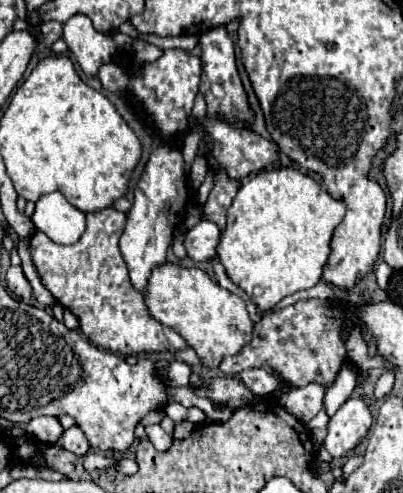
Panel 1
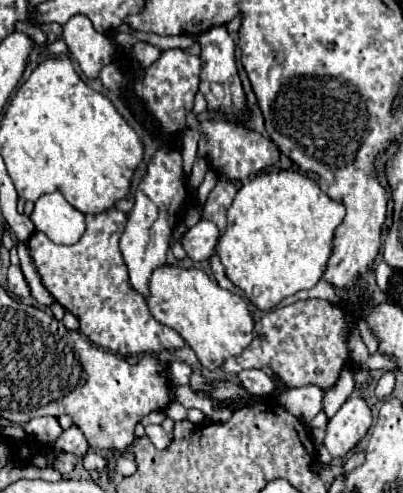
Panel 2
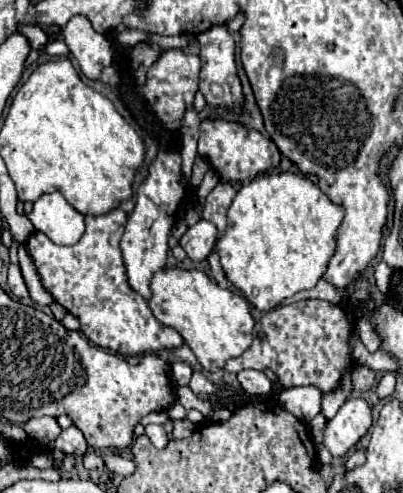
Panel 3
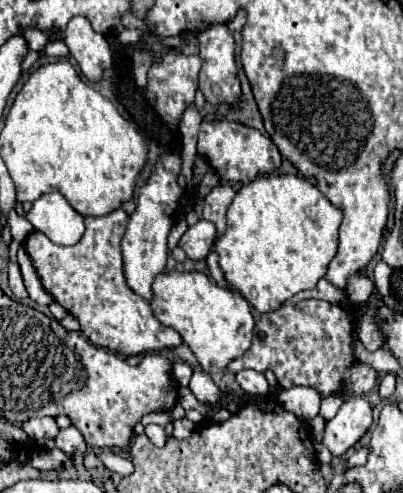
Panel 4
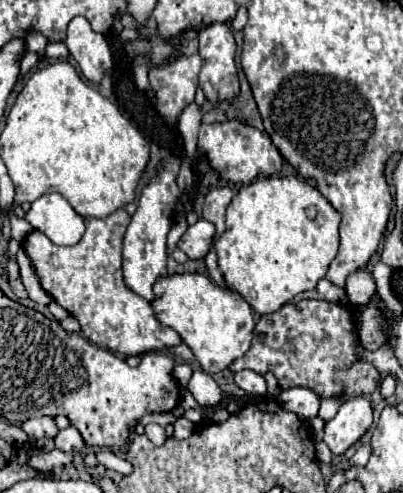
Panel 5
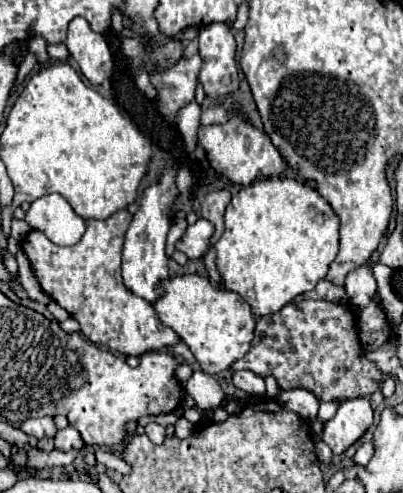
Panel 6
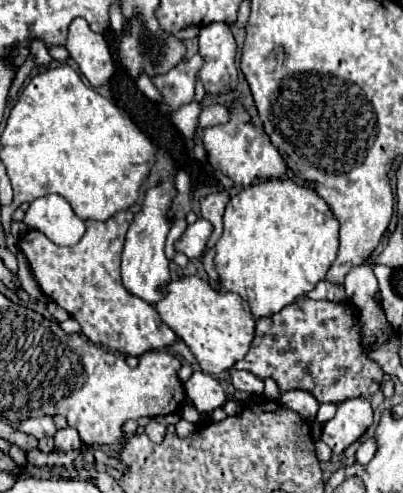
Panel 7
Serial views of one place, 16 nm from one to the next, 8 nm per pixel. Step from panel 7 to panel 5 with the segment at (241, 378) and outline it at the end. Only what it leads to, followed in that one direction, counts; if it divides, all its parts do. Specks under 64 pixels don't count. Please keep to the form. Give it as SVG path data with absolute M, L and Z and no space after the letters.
M252 370L234 372L234 382L246 394L254 394L254 396L264 396L266 394L266 380L264 380L264 376L260 376L260 374L252 372Z

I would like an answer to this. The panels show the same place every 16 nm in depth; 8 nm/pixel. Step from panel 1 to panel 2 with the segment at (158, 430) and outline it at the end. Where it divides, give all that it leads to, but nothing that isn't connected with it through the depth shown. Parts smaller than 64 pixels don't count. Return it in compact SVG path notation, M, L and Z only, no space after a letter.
M156 424L146 426L146 436L152 440L152 444L154 444L158 450L162 450L162 448L166 448L166 446L170 444L170 436L162 430L162 426L156 426Z

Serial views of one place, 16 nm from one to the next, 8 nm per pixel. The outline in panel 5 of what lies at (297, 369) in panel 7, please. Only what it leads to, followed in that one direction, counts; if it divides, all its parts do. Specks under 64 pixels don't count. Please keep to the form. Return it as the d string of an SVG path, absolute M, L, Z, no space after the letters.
M326 300L290 302L278 312L260 316L254 332L252 348L230 364L232 372L254 370L262 376L272 372L282 390L310 388L320 400L368 396L380 386L382 374L358 356L358 326L348 322L348 308L340 304Z

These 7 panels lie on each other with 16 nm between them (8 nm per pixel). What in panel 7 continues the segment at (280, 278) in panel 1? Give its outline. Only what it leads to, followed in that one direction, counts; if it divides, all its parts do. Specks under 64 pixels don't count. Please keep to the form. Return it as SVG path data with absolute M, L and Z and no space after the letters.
M288 178L266 180L244 188L228 202L224 212L224 232L214 250L218 292L240 294L242 300L248 302L252 316L260 320L264 316L278 314L296 298L314 290L314 286L326 278L326 272L332 266L338 250L338 222L328 204L314 190L298 186Z

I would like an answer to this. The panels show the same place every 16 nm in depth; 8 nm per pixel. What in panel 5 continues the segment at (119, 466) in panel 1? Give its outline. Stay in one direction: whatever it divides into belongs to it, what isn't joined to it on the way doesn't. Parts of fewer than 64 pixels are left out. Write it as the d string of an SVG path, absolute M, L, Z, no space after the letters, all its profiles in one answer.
M101 450L96 454L96 456L98 461L104 464L106 468L116 470L116 472L120 472L122 476L126 476L126 474L130 474L130 472L132 472L132 464L130 464L130 462L126 462L122 456L116 456L116 454L108 452L108 450Z

